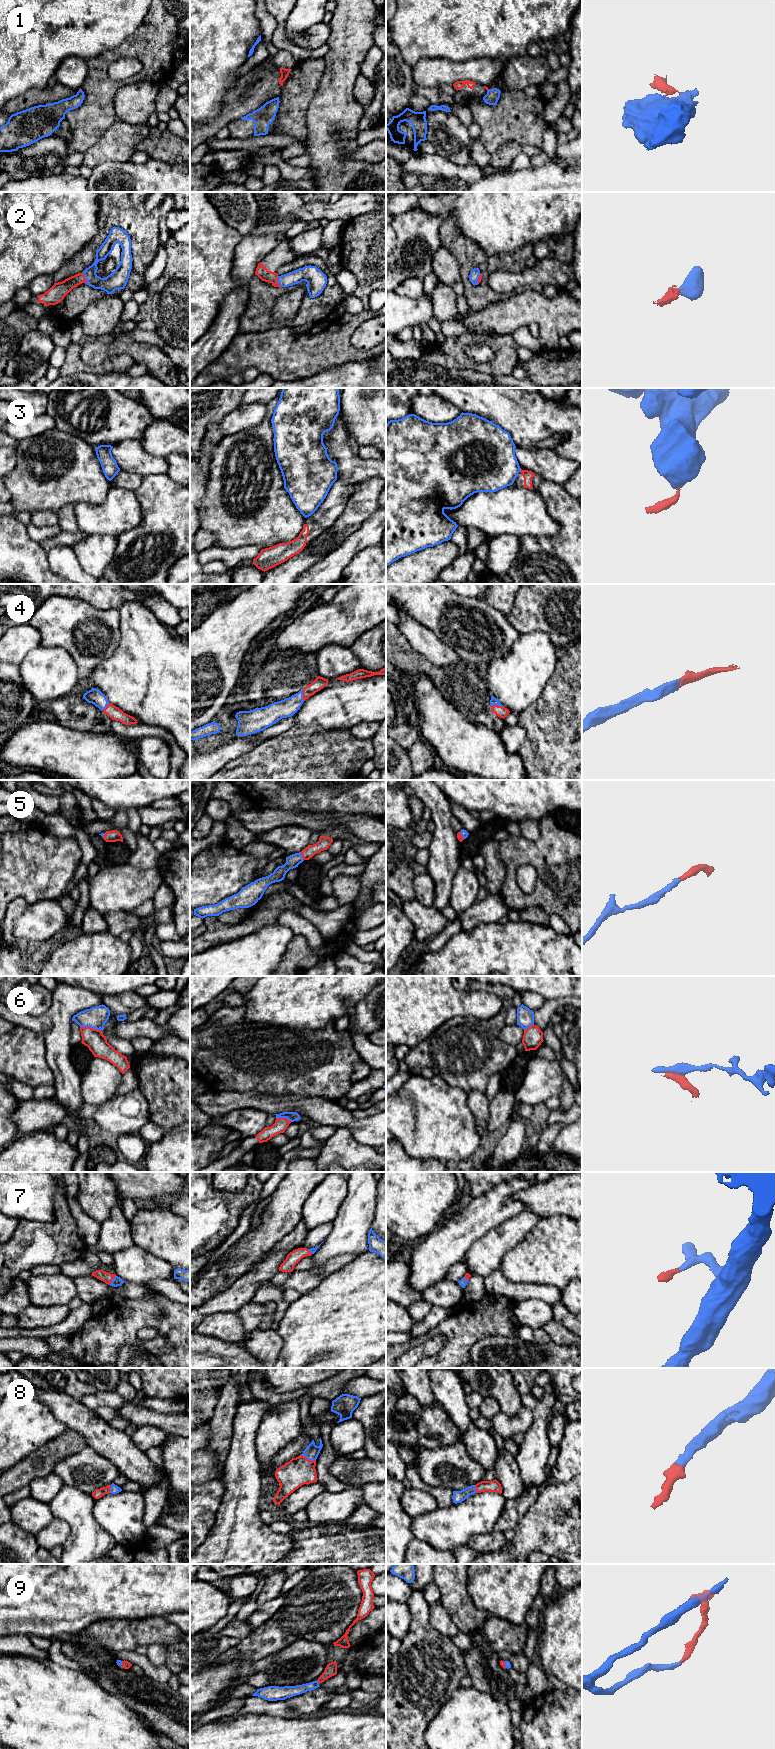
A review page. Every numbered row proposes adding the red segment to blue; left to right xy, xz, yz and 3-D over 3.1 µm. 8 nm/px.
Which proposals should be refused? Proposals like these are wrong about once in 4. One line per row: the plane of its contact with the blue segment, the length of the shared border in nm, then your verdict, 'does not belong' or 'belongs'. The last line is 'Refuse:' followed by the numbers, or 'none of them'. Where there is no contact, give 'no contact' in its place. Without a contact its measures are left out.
1: contact in xy; length 30 nm; does not belong
2: contact in xy; length 100 nm; belongs
3: contact in yz; length 30 nm; does not belong
4: contact in yz; length 110 nm; belongs
5: contact in xz; length 80 nm; belongs
6: contact in xy; length 170 nm; does not belong
7: contact in xy; length 90 nm; belongs
8: contact in xz; length 130 nm; belongs
9: contact in yz; length 50 nm; belongs
Refuse: 1, 3, 6

